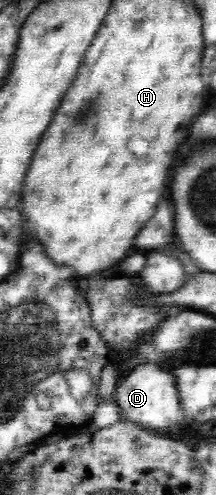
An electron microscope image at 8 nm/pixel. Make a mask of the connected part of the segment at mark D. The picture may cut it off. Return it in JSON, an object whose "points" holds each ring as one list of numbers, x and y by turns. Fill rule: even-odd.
{"points":[[156,364,137,366,133,372,119,381,113,393,121,421,130,422,141,429,165,431,184,422,179,408,179,397,171,375,161,372]]}

